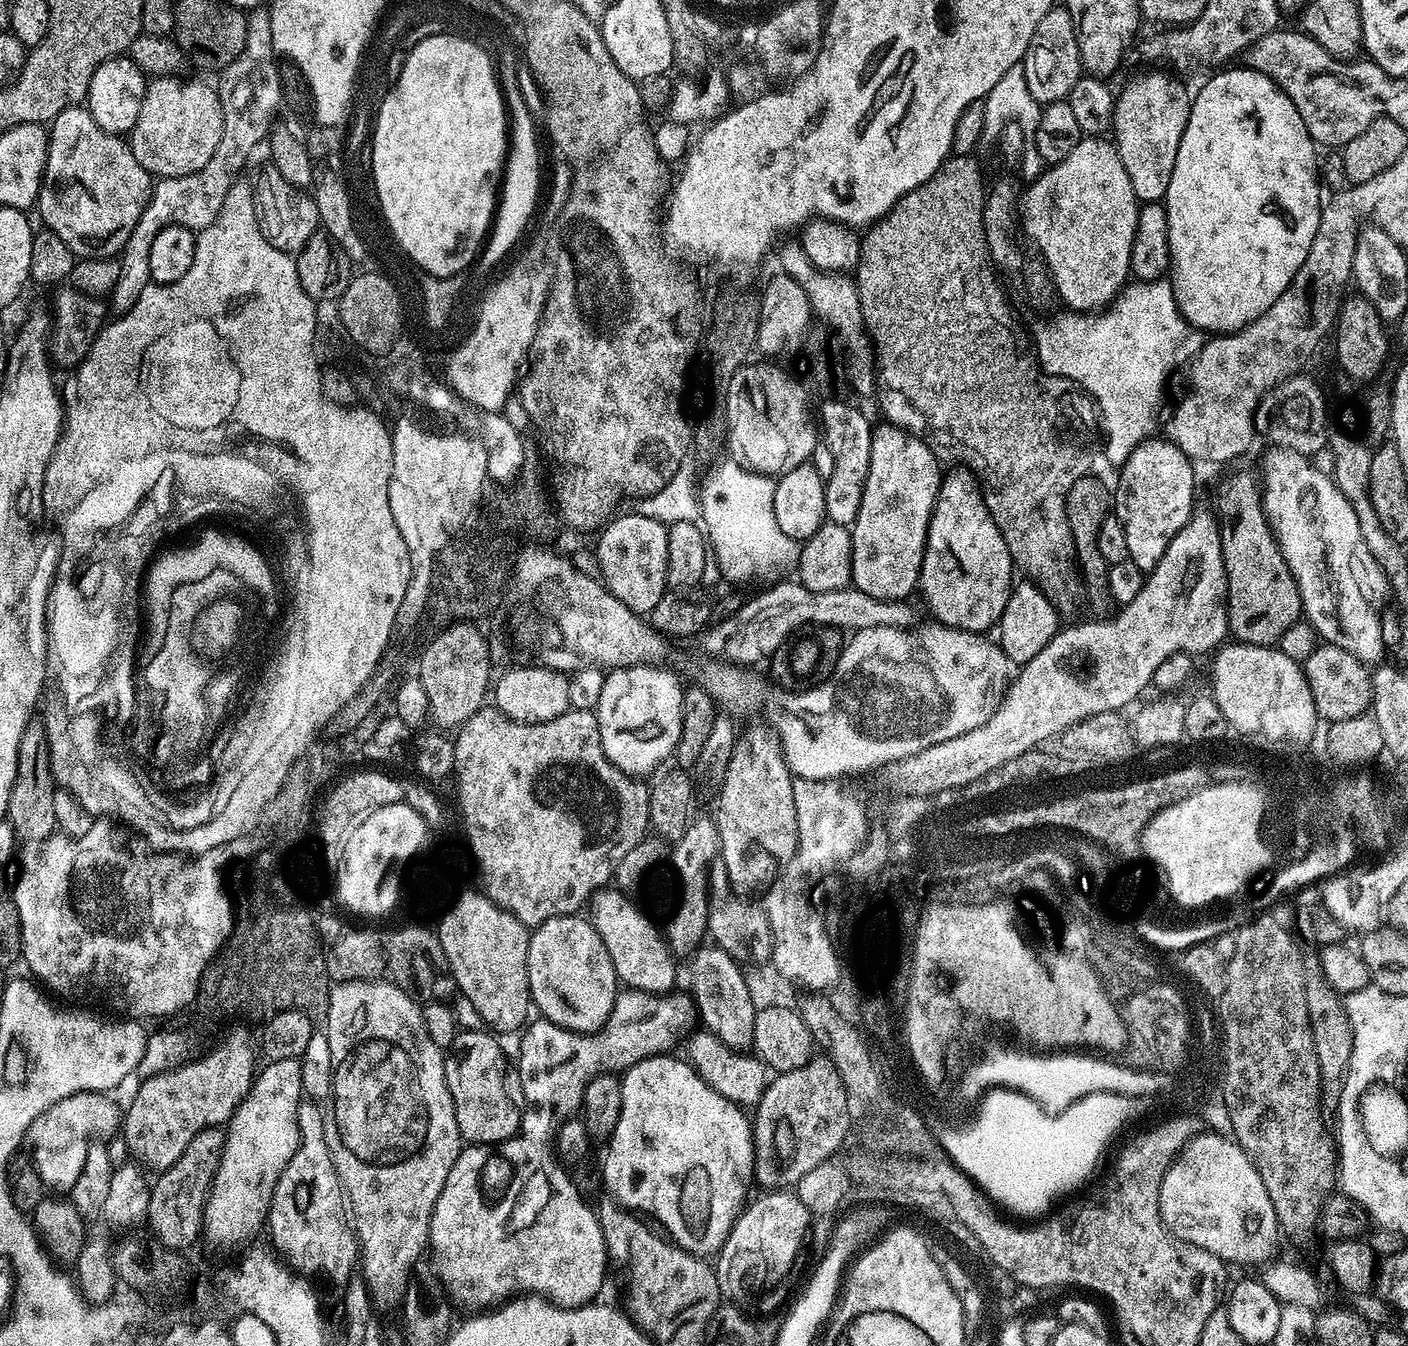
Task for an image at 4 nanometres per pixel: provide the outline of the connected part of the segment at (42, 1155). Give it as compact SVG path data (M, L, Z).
M79 1092L73 1096L62 1098L50 1110L44 1111L43 1116L39 1116L28 1127L27 1143L32 1143L31 1167L36 1169L36 1173L42 1178L45 1189L56 1194L64 1194L74 1186L82 1172L83 1160L86 1158L87 1148L92 1143L98 1132L108 1132L112 1127L119 1125L122 1120L121 1109L116 1109L114 1105L107 1104L105 1097L98 1092Z

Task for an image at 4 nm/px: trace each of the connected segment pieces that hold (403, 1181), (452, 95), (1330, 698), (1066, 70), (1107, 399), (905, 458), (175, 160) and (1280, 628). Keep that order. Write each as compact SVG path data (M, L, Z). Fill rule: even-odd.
M388 978L374 980L346 980L336 982L332 992L327 993L328 998L328 1060L332 1063L332 1105L326 1108L324 1118L324 1133L326 1146L330 1146L330 1158L334 1162L334 1170L338 1174L341 1186L344 1187L346 1207L350 1213L350 1223L356 1234L358 1245L358 1264L362 1269L364 1280L368 1285L371 1301L377 1309L387 1304L399 1305L410 1285L408 1275L413 1275L419 1257L424 1248L429 1247L428 1227L434 1206L438 1202L438 1194L442 1194L442 1186L446 1186L446 1178L454 1166L462 1147L458 1118L454 1114L454 1102L450 1098L450 1090L444 1073L445 1053L426 1034L426 1022L421 1005L405 989L402 989Z
M441 34L428 37L408 51L402 75L399 76L394 88L385 96L386 102L382 102L382 118L374 123L378 128L377 181L382 211L385 211L392 220L392 229L400 235L402 244L416 255L421 264L426 265L426 270L430 275L446 277L460 273L477 259L478 253L493 226L494 213L497 211L498 189L501 187L505 159L509 153L505 97L502 95L498 83L493 57L465 36Z
M1324 642L1314 650L1314 654L1310 654L1310 658L1302 661L1302 667L1317 717L1321 721L1354 718L1369 711L1372 702L1372 679L1365 661L1338 646Z
M1053 6L1046 18L1038 22L1038 30L1034 30L1034 38L1030 38L1030 46L1022 63L1026 74L1026 86L1030 86L1030 94L1034 94L1041 106L1067 100L1082 75L1076 27L1067 8Z
M1167 279L1150 280L1147 282L1132 282L1125 287L1124 291L1112 301L1107 310L1101 311L1099 314L1077 314L1071 310L1065 311L1065 316L1060 316L1052 325L1049 326L1042 334L1034 340L1034 355L1041 368L1048 373L1049 376L1061 376L1067 380L1072 380L1084 389L1089 396L1092 397L1095 407L1100 407L1100 412L1104 415L1104 456L1113 466L1119 466L1126 462L1126 458L1130 458L1132 451L1144 440L1149 439L1156 412L1152 408L1148 408L1148 403L1151 400L1156 400L1160 396L1160 391L1164 388L1164 383L1172 376L1172 371L1175 368L1183 369L1185 365L1191 361L1192 357L1197 356L1201 346L1204 345L1206 339L1205 333L1201 329L1195 328L1194 325L1188 322L1188 319L1180 313L1174 298L1174 290L1171 283Z
M895 425L877 427L870 446L870 470L862 494L862 506L858 506L858 518L850 526L852 534L851 587L870 594L875 600L908 600L920 583L920 567L924 557L924 543L928 537L928 523L932 507L940 492L942 471L936 461L937 453L923 440Z
M179 75L155 77L145 87L142 110L138 114L138 122L130 133L130 147L134 158L138 158L140 165L156 178L185 176L202 170L202 166L210 162L214 150L218 150L218 142L224 133L219 91L213 85L211 88L200 80L180 79Z
M1252 472L1230 473L1216 488L1214 515L1219 521L1225 562L1228 631L1241 644L1279 645L1282 634L1301 619L1300 591L1264 512L1262 484L1257 473L1256 476Z

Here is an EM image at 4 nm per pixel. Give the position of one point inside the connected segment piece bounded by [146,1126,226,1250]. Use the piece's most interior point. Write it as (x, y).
(176, 1215)

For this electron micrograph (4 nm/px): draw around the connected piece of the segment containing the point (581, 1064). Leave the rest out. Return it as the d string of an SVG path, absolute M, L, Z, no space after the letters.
M617 991L612 1013L603 1030L591 1034L571 1032L555 1020L533 1019L519 1033L520 1088L524 1091L525 1102L583 1105L584 1088L590 1078L603 1072L620 1074L646 1058L671 1053L676 1038L689 1031L692 1016L694 1020L693 997L687 991L680 991L671 994Z

